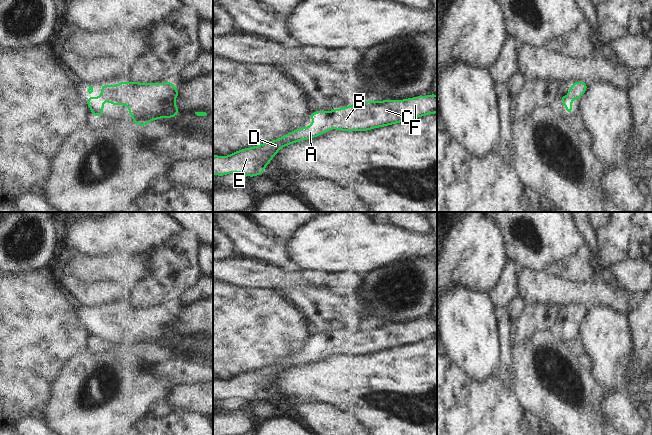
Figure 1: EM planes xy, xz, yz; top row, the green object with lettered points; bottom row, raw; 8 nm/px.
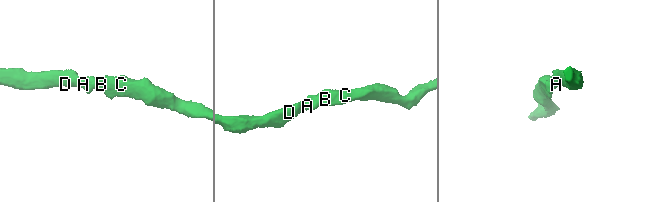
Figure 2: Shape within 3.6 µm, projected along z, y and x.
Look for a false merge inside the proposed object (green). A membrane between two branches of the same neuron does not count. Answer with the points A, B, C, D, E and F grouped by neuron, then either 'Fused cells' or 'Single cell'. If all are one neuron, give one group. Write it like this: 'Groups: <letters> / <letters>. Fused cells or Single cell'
Groups: A B C D E F. Single cell

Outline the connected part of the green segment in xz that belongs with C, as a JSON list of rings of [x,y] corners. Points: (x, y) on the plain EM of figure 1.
[[[433,317],[402,324],[361,325],[331,335],[314,335],[310,337],[313,346],[308,351],[300,351],[279,363],[235,375],[228,380],[213,379],[213,399],[222,401],[241,397],[248,401],[259,400],[281,372],[313,363],[331,353],[369,355],[436,337],[437,319]]]

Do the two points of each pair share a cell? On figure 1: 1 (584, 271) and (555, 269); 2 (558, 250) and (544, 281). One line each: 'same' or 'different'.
1: same
2: different

